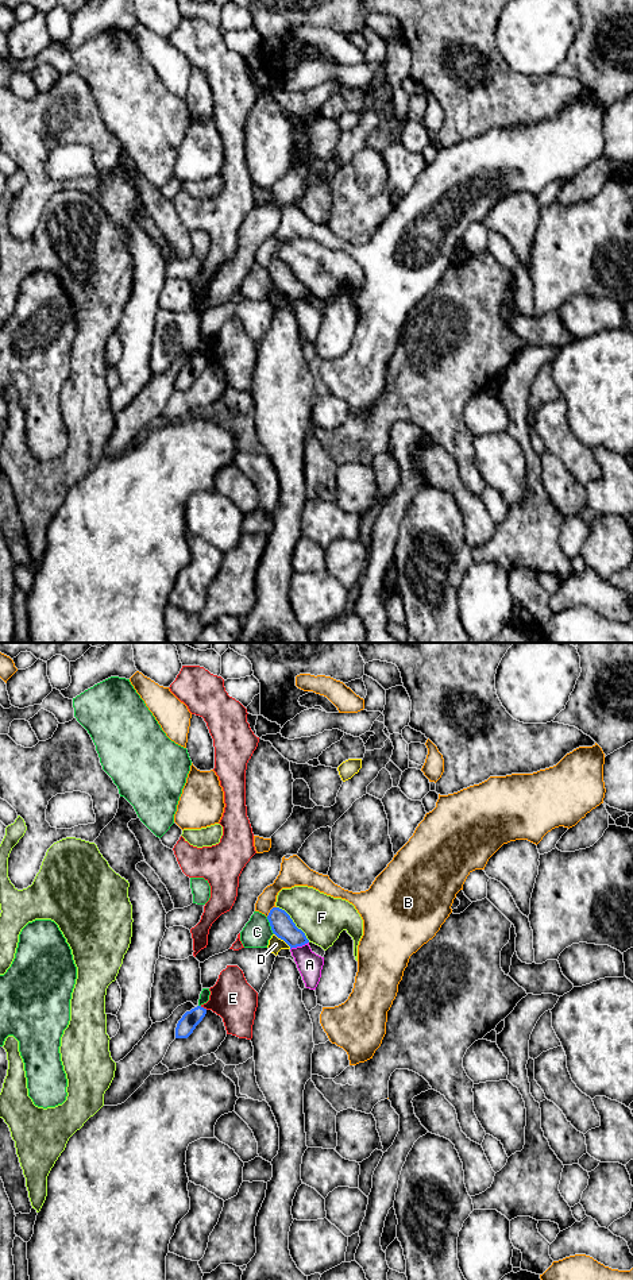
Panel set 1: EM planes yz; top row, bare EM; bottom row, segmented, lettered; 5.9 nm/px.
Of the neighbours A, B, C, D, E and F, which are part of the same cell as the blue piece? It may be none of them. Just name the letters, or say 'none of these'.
none of these

